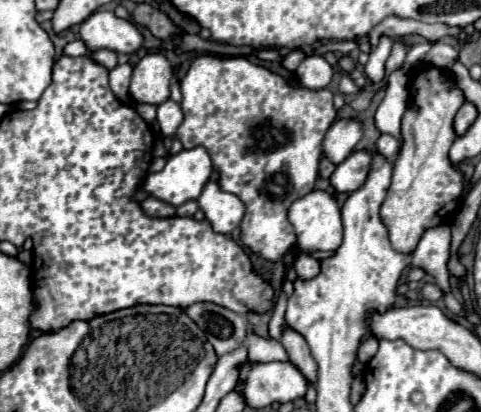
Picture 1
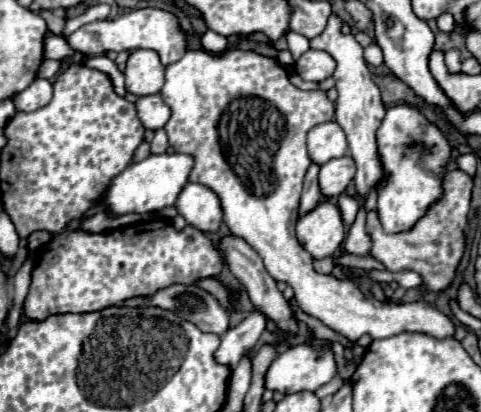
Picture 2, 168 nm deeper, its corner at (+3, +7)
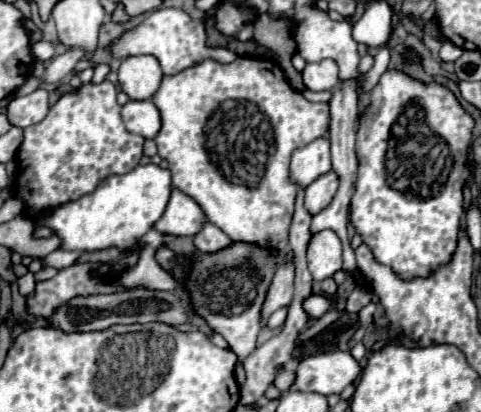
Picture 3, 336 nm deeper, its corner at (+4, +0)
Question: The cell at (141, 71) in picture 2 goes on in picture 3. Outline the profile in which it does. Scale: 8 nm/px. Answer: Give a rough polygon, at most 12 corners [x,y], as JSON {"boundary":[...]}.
{"boundary":[[153,55],[125,57],[119,85],[129,99],[151,99],[163,71]]}

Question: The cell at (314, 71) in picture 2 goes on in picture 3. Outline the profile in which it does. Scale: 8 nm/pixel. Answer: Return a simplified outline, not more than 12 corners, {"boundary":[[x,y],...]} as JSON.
{"boundary":[[331,59],[307,63],[303,83],[309,91],[329,91],[339,83]]}

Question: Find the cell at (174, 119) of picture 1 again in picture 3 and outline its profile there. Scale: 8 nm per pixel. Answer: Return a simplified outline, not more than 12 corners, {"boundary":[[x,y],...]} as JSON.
{"boundary":[[127,101],[127,131],[153,139],[161,117],[151,101]]}

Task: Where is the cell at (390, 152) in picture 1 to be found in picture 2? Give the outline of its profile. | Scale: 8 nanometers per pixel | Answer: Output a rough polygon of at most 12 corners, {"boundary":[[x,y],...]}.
{"boundary":[[416,108],[376,132],[378,216],[402,232],[442,194],[452,150]]}

